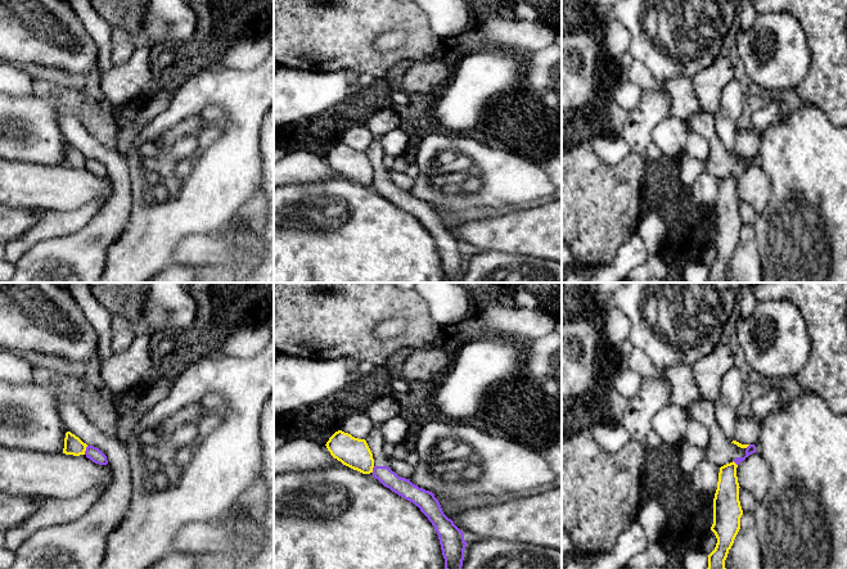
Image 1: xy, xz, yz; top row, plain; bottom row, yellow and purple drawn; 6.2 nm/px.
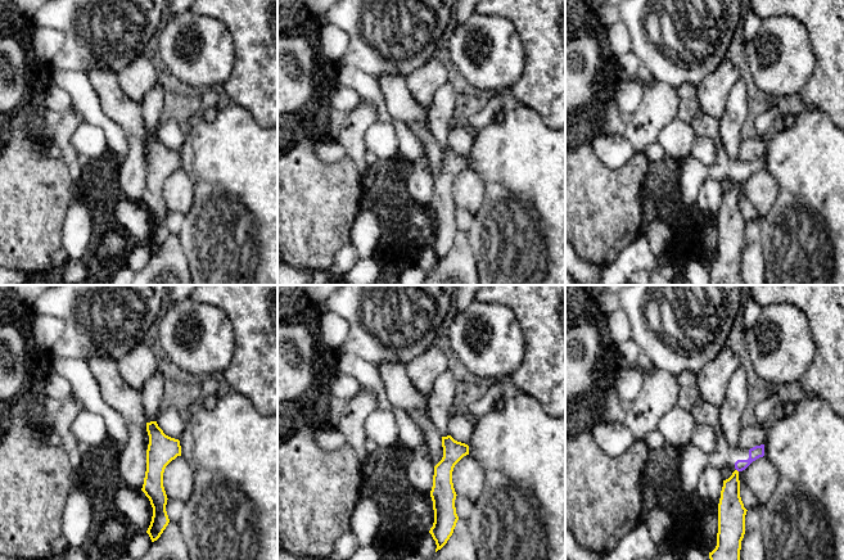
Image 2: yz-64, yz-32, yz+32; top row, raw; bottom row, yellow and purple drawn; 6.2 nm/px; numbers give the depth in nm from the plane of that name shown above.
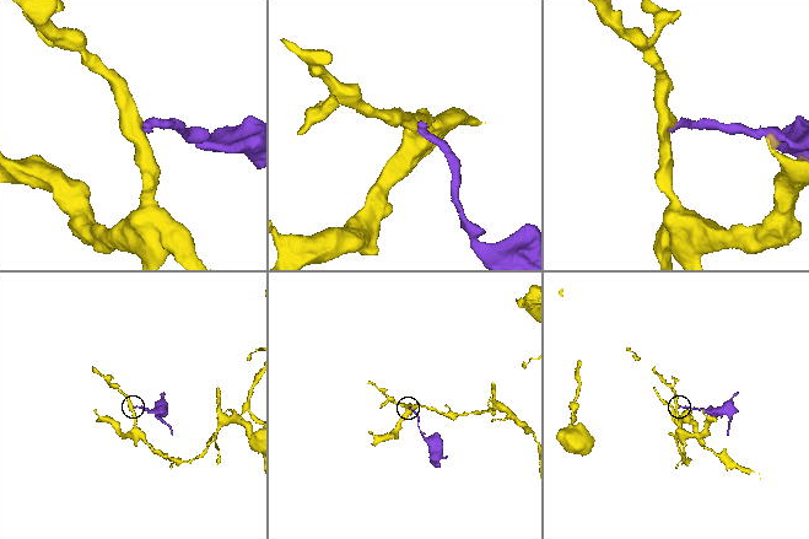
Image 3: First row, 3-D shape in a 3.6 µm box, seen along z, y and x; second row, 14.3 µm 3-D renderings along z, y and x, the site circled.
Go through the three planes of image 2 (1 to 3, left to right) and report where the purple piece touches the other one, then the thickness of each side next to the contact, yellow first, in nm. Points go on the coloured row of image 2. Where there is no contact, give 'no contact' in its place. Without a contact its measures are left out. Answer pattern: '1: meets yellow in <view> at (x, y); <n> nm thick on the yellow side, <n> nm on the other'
1: no contact
2: no contact
3: no contact

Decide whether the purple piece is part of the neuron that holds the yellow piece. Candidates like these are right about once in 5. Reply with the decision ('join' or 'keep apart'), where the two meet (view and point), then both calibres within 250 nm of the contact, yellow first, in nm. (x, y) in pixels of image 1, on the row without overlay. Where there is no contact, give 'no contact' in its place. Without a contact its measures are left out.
keep apart | xy (85, 162) | 110/90 nm

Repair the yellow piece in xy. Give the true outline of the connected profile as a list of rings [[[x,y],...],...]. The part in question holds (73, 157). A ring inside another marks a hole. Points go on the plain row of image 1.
[[[71,144],[66,145],[63,166],[80,168],[85,167],[87,157]]]

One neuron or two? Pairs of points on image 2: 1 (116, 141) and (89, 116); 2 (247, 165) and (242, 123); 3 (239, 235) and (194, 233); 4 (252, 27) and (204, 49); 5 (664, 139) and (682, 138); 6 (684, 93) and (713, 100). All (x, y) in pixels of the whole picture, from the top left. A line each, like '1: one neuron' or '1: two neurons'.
1: one neuron
2: one neuron
3: one neuron
4: two neurons
5: one neuron
6: two neurons

